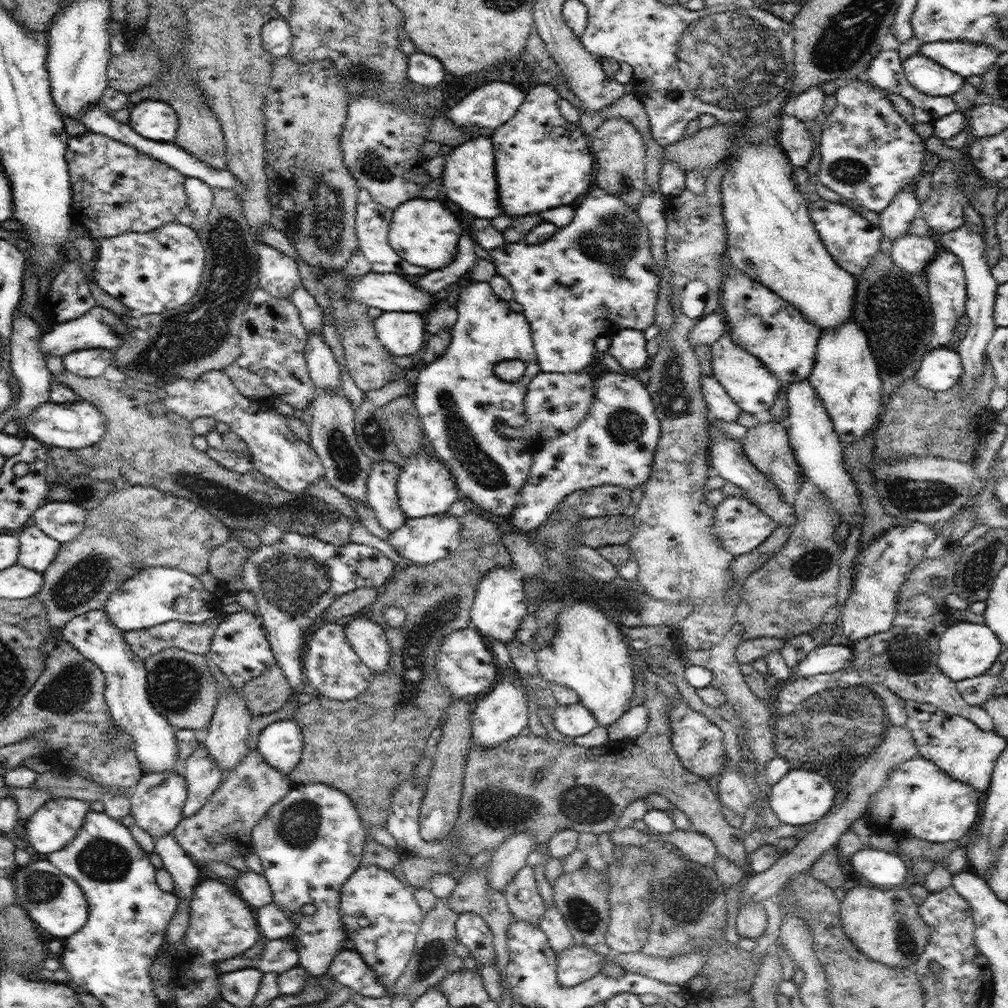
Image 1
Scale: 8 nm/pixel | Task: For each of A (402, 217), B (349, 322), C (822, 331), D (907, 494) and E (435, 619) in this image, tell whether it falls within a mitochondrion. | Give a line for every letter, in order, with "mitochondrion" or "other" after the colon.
A: other
B: mitochondrion
C: other
D: mitochondrion
E: mitochondrion

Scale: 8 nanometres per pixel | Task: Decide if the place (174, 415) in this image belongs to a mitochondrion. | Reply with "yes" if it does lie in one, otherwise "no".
no

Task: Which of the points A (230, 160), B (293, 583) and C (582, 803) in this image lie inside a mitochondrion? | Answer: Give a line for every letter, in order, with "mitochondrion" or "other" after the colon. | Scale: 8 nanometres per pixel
A: other
B: mitochondrion
C: mitochondrion

